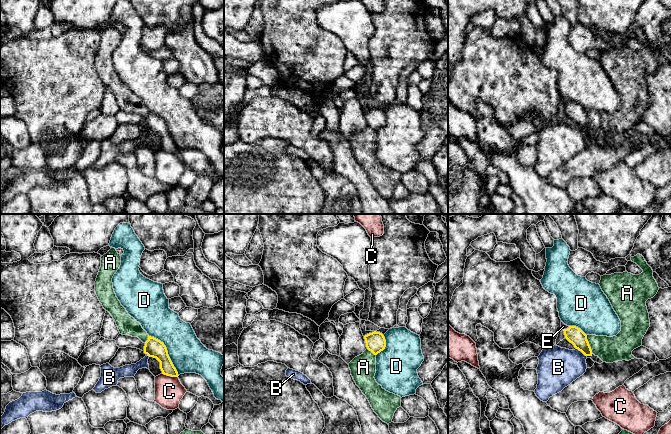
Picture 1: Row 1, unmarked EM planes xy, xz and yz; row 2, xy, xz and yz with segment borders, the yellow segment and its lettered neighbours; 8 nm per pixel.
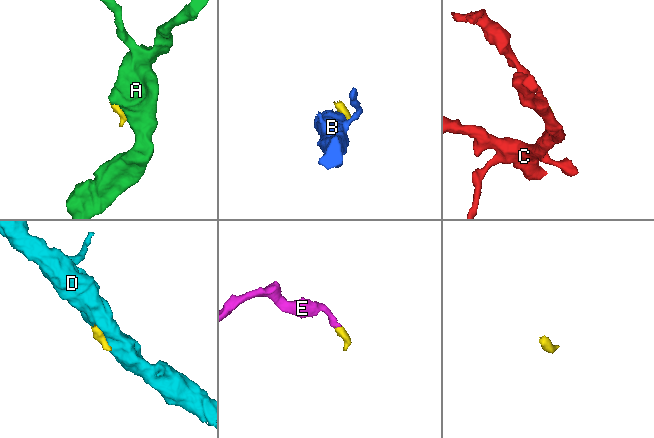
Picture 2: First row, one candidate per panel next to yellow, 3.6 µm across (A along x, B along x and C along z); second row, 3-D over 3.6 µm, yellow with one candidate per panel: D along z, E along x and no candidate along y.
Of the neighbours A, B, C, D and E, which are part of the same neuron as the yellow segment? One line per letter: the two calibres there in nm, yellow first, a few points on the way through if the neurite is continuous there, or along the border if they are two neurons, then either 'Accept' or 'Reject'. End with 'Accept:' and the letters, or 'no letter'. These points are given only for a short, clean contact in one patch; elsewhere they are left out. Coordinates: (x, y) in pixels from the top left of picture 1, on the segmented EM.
A: Thickness 140 nm (yellow) against 200 nm. Boundary: yz (586, 335), (593, 353). Reject
B: Thickness 140 nm (yellow) against 320 nm. Boundary: yz (576, 348), (586, 356). Reject
C: Thickness 150 nm (yellow) against 240 nm. Boundary: xy (162, 373), (177, 377). Reject
D: Thickness 150 nm (yellow) against 280 nm. Reject
E: Thickness 140 nm (yellow) against 50 nm. Path across: yz (573, 334), (567, 328), (563, 326). Accept
Accept: E

